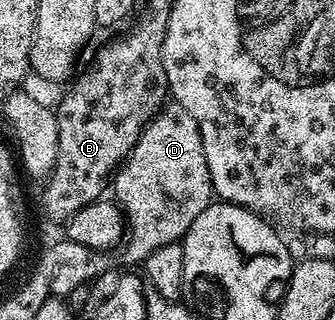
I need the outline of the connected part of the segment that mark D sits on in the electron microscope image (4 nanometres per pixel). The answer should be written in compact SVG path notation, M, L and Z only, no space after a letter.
M175 102L165 103L145 127L134 150L116 169L110 184L126 221L124 256L129 265L144 261L158 246L183 241L194 218L213 203L214 193L198 122Z

